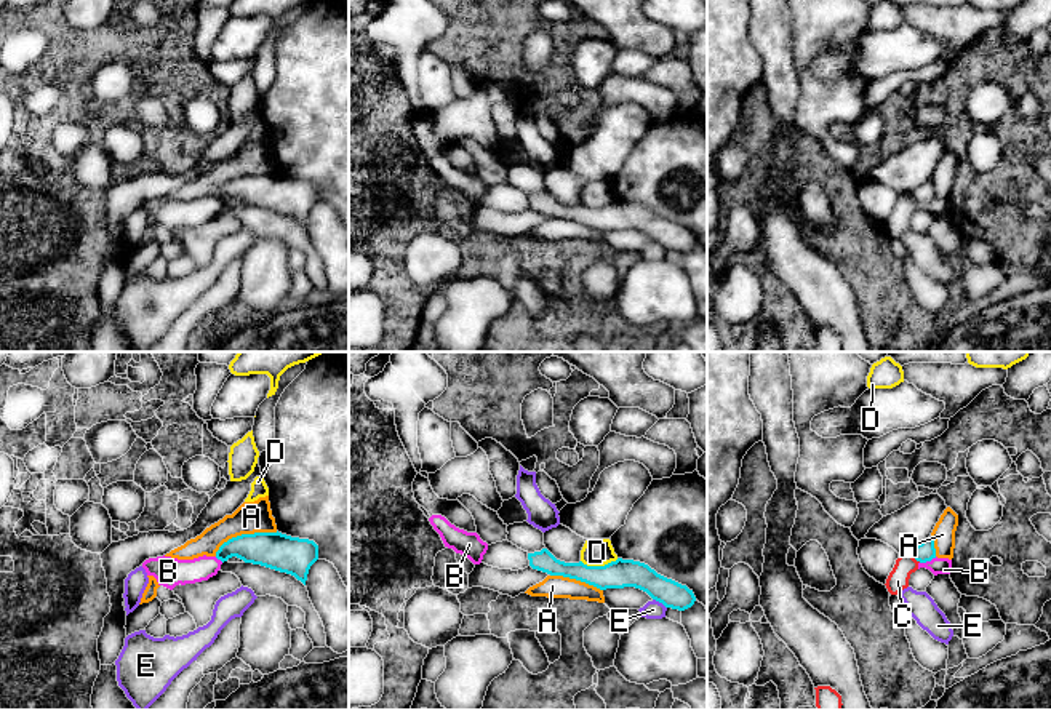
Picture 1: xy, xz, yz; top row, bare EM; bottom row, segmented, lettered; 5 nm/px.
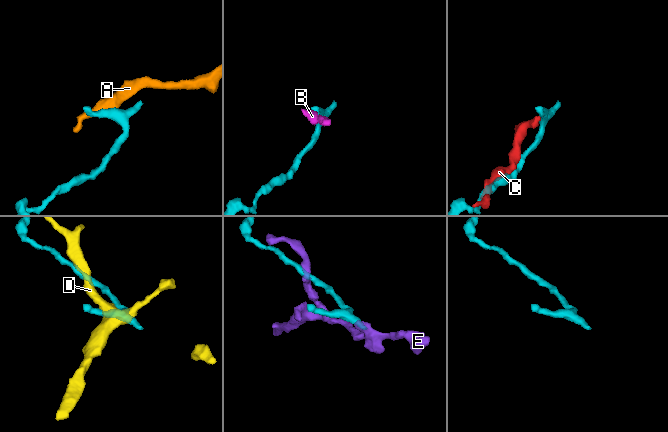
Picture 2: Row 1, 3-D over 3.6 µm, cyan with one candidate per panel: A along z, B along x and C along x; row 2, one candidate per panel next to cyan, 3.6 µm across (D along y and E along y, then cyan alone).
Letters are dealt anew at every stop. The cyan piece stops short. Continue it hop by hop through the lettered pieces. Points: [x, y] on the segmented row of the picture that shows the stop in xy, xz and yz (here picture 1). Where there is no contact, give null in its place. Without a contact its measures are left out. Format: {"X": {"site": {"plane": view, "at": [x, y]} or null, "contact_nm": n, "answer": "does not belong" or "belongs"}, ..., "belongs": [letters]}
{"A": {"site": {"plane": "xy", "at": [243, 534]}, "contact_nm": 340, "answer": "does not belong"}, "B": {"site": {"plane": "yz", "at": [928, 560]}, "contact_nm": 90, "answer": "does not belong"}, "C": {"site": {"plane": "yz", "at": [915, 558]}, "contact_nm": 70, "answer": "does not belong"}, "D": {"site": {"plane": "xz", "at": [599, 566]}, "contact_nm": 190, "answer": "does not belong"}, "E": {"site": {"plane": "xz", "at": [659, 602]}, "contact_nm": 90, "answer": "does not belong"}, "belongs": []}

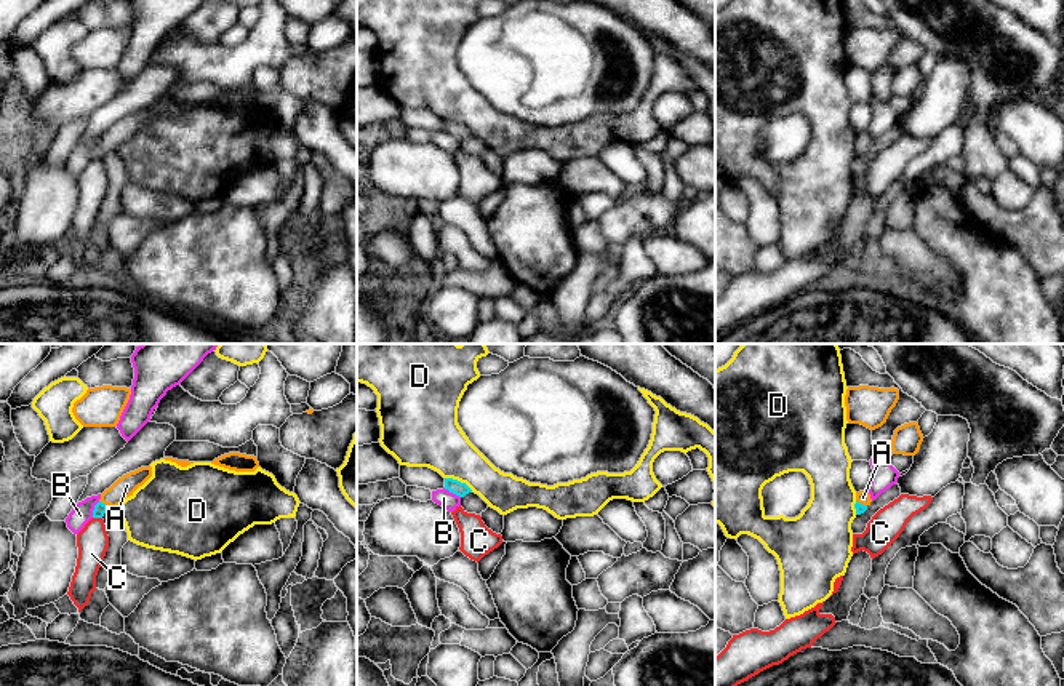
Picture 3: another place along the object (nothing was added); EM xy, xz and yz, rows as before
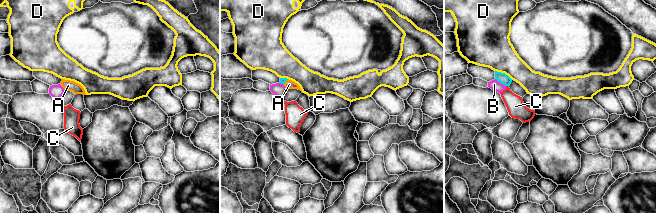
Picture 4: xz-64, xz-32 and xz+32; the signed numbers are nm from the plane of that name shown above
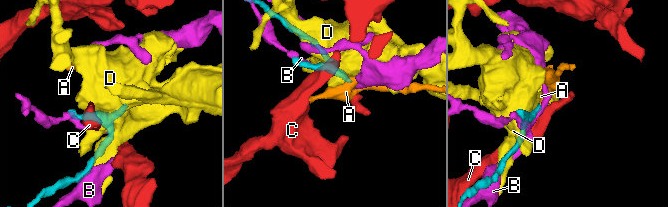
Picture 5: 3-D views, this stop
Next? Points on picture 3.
{"A": {"site": {"plane": "xy", "at": [104, 504]}, "contact_nm": 70, "answer": "belongs"}, "B": {"site": {"plane": "xy", "at": [95, 509]}, "contact_nm": 100, "answer": "does not belong"}, "C": {"site": {"plane": "xy", "at": [98, 517]}, "contact_nm": 50, "answer": "does not belong"}, "D": {"site": {"plane": "xz", "at": [460, 482]}, "contact_nm": 160, "answer": "does not belong"}, "belongs": ["A"]}

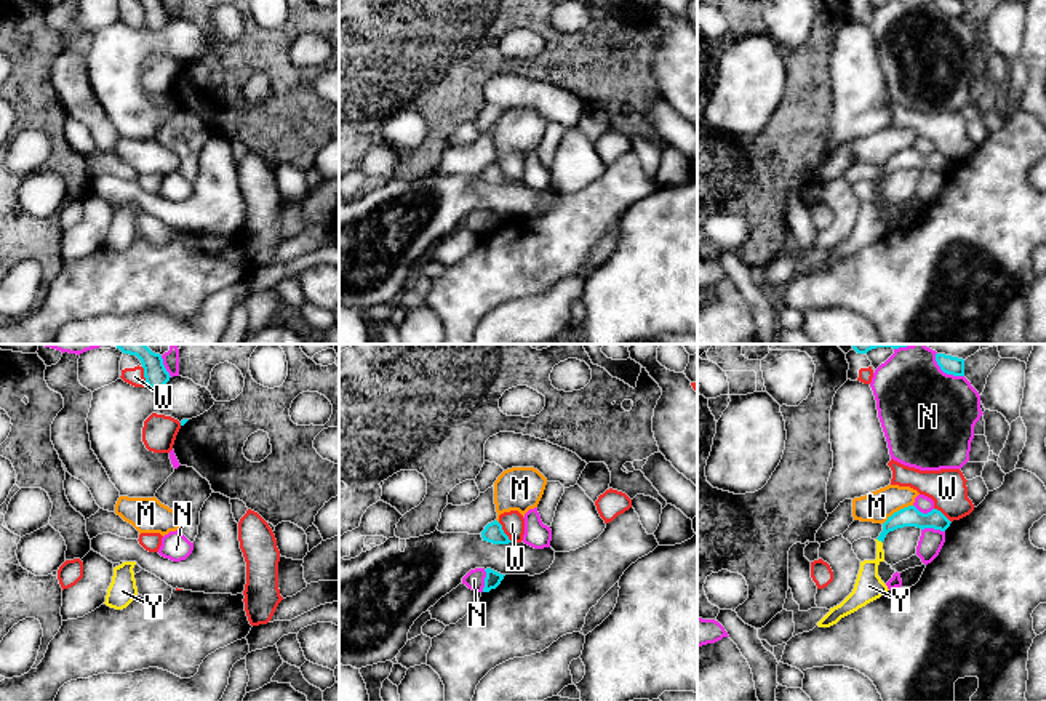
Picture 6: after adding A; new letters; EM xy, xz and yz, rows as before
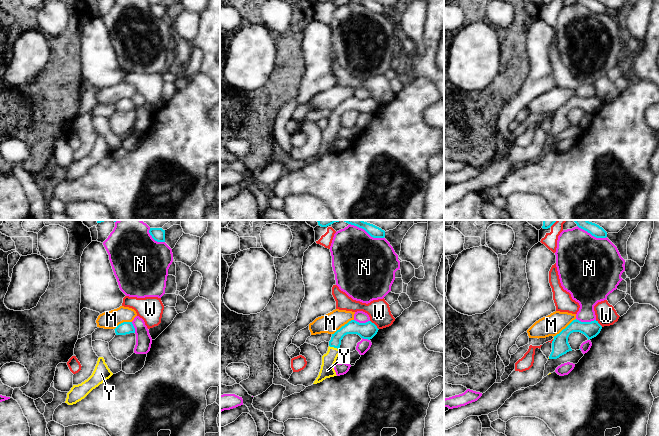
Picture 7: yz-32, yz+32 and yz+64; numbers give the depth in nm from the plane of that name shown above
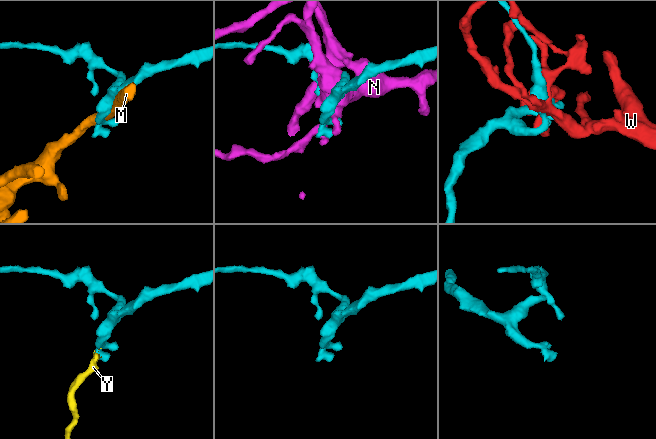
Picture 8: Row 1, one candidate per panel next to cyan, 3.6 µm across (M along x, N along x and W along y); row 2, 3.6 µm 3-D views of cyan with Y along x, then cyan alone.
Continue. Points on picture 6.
{"M": {"site": {"plane": "yz", "at": [898, 511]}, "contact_nm": 180, "answer": "does not belong"}, "N": {"site": {"plane": "yz", "at": [933, 527]}, "contact_nm": 120, "answer": "does not belong"}, "W": {"site": {"plane": "xz", "at": [503, 532]}, "contact_nm": 130, "answer": "does not belong"}, "Y": {"site": {"plane": "yz", "at": [880, 540]}, "contact_nm": 40, "answer": "belongs"}, "belongs": ["Y"]}

